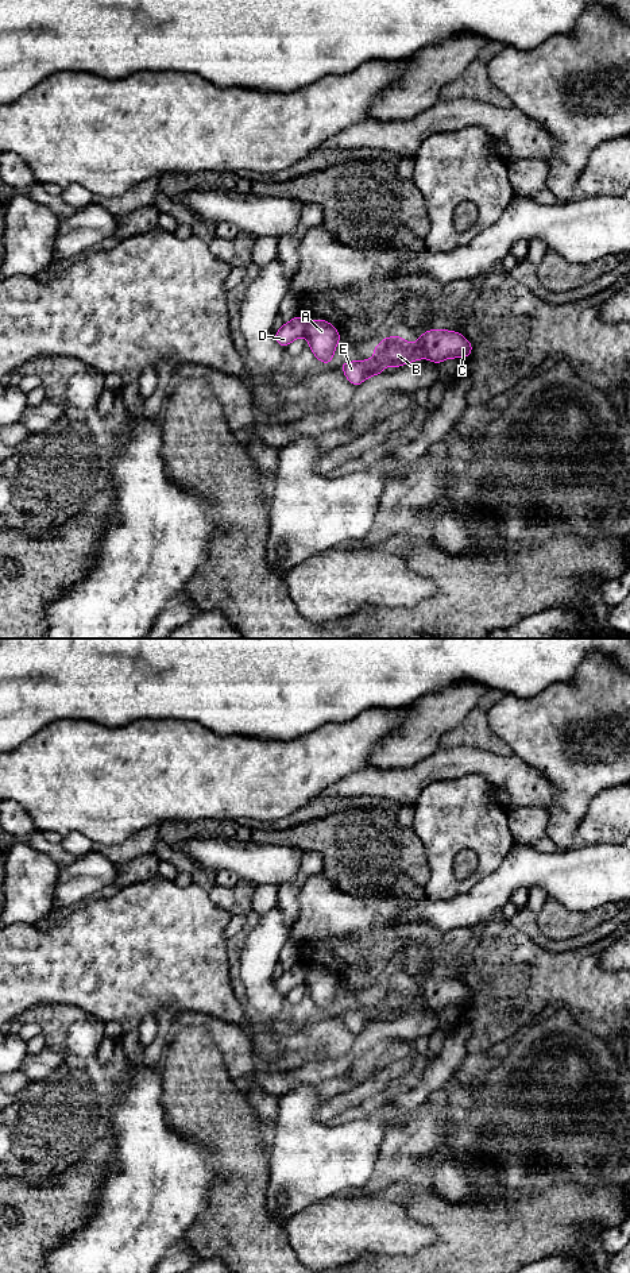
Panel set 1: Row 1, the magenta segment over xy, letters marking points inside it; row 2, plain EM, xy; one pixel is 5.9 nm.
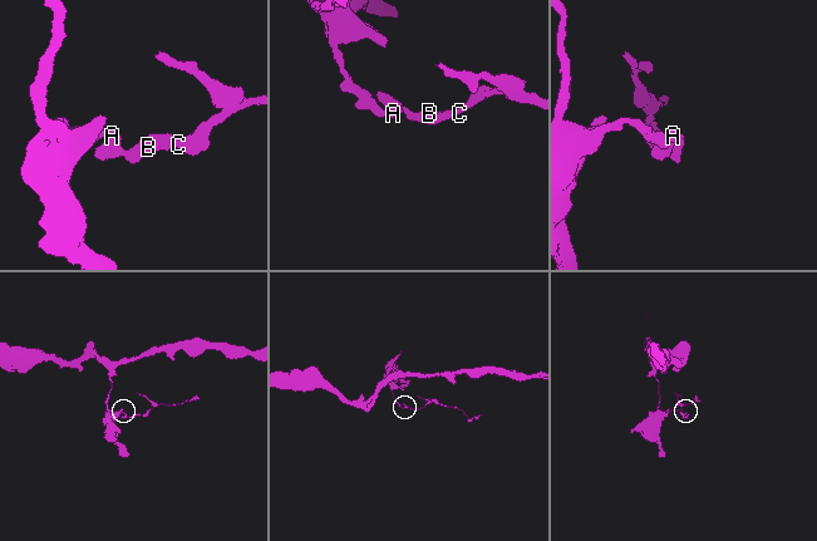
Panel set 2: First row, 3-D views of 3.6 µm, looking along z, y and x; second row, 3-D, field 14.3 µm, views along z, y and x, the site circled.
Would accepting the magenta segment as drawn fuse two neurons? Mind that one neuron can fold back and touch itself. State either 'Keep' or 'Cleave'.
Cleave

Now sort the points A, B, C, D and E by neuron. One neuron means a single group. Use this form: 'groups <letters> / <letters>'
groups A B C E / D

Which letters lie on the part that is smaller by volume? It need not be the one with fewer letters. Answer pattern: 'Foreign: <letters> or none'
Foreign: A, B, C, E

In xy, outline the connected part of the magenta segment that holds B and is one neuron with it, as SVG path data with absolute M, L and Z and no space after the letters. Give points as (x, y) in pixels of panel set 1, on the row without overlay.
M445 977L424 980L417 992L411 992L398 983L380 988L374 996L372 1008L355 1008L339 1012L347 1027L357 1035L366 1026L379 1023L384 1014L399 1015L421 1006L440 1012L448 1006L468 1006L472 992L460 981Z

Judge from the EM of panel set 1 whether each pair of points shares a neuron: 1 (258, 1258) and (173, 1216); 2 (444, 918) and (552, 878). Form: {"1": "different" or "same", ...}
{"1": "different", "2": "same"}

